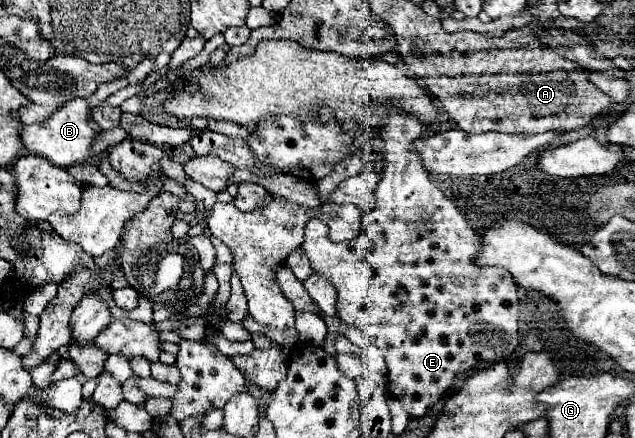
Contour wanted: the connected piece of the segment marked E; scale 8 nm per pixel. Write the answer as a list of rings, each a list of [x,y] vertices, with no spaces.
[[[391,111],[381,131],[381,137],[387,143],[385,171],[375,193],[377,205],[363,215],[363,231],[353,241],[331,243],[327,225],[319,219],[311,219],[305,227],[303,249],[313,271],[325,275],[335,285],[339,317],[367,333],[383,351],[389,393],[397,399],[411,395],[413,399],[427,399],[427,405],[435,405],[451,391],[455,381],[485,369],[487,363],[513,357],[513,351],[519,345],[519,297],[515,295],[517,289],[513,287],[511,275],[501,275],[499,267],[481,267],[477,273],[483,281],[475,281],[475,255],[479,253],[475,231],[423,169],[415,139],[423,139],[425,135],[427,127],[423,123],[403,117],[401,111]]]

